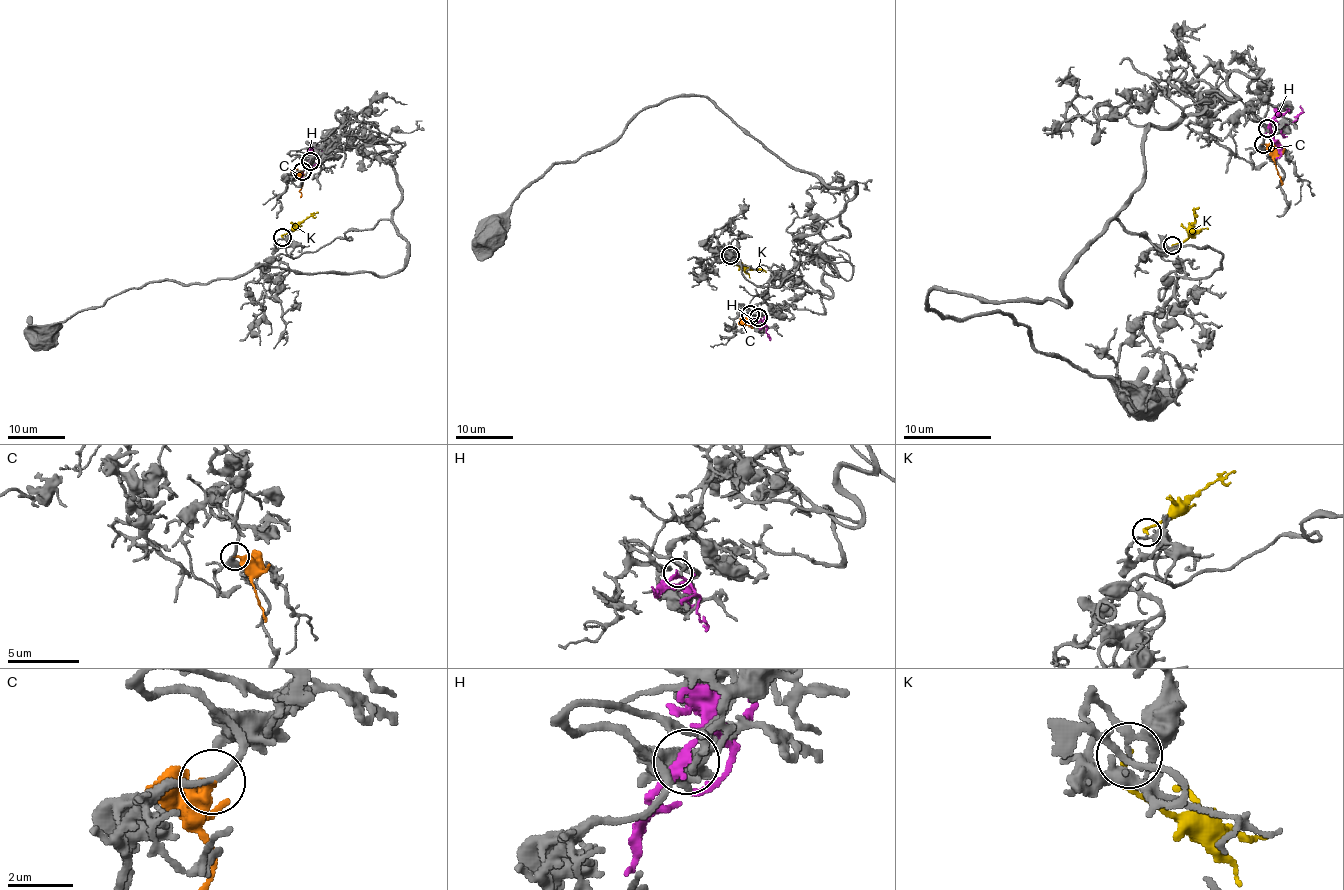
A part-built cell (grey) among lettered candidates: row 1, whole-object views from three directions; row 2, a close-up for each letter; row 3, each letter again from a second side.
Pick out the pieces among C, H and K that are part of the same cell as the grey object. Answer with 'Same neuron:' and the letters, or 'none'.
Same neuron: C

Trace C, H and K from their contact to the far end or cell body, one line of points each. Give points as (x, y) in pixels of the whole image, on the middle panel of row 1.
C: (750, 313), (749, 326)
H: (759, 316), (769, 338)
K: (730, 255), (737, 265), (766, 272)

